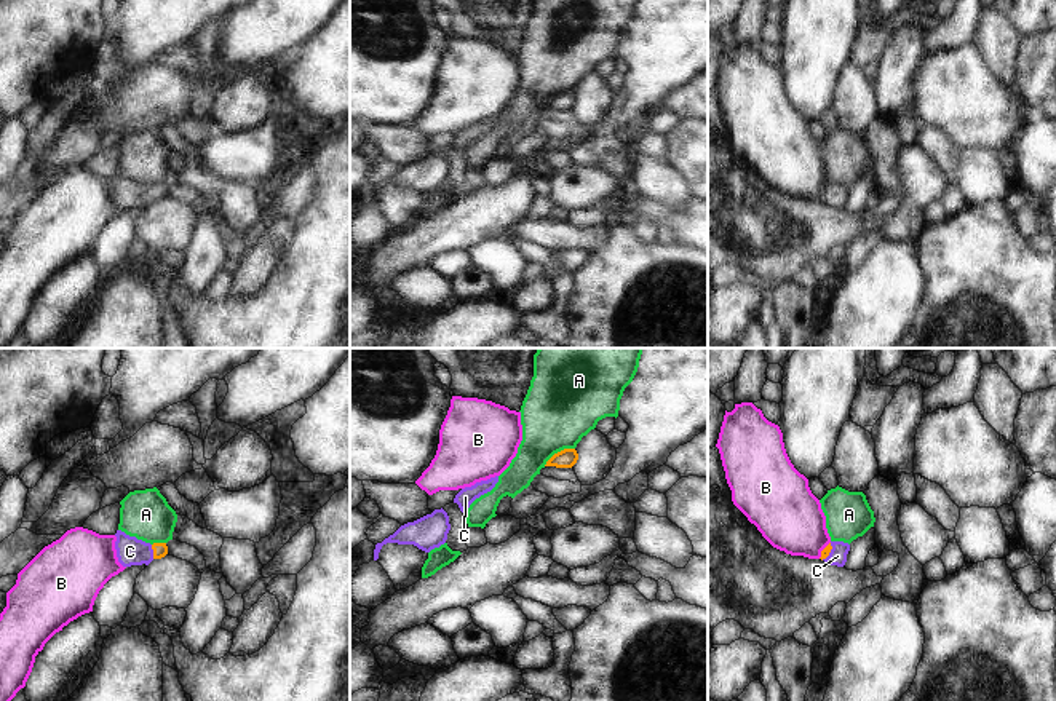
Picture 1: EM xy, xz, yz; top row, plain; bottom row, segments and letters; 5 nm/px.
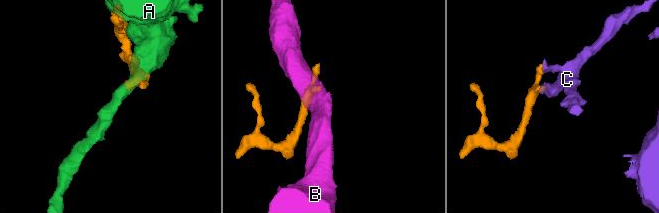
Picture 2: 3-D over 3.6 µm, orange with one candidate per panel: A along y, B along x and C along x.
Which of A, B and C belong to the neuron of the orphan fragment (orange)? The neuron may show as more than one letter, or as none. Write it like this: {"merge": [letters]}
{"merge": ["C"]}

